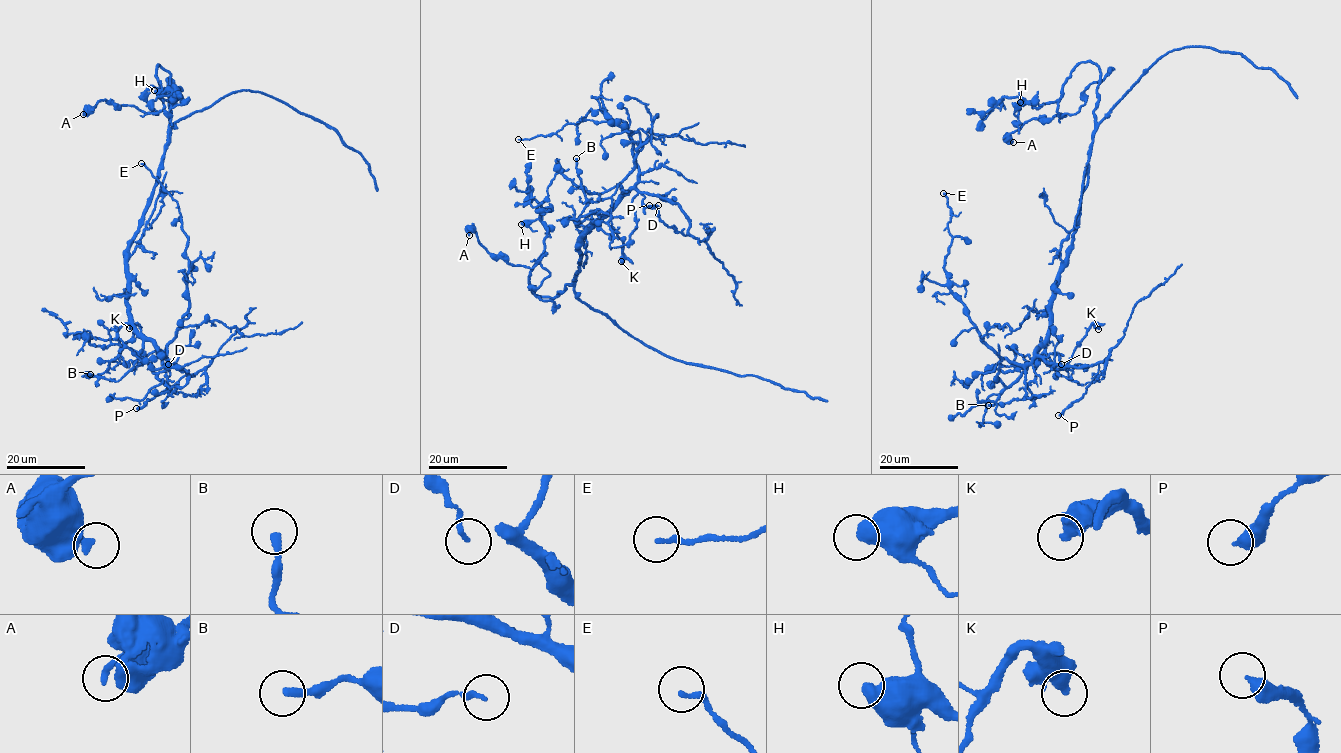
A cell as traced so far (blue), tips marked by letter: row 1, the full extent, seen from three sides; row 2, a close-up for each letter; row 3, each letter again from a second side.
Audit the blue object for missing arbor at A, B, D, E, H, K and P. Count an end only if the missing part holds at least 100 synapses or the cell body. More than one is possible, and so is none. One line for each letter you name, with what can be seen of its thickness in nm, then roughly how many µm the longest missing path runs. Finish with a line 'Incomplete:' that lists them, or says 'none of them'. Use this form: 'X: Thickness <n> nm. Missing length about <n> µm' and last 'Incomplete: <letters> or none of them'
Incomplete: none of them

